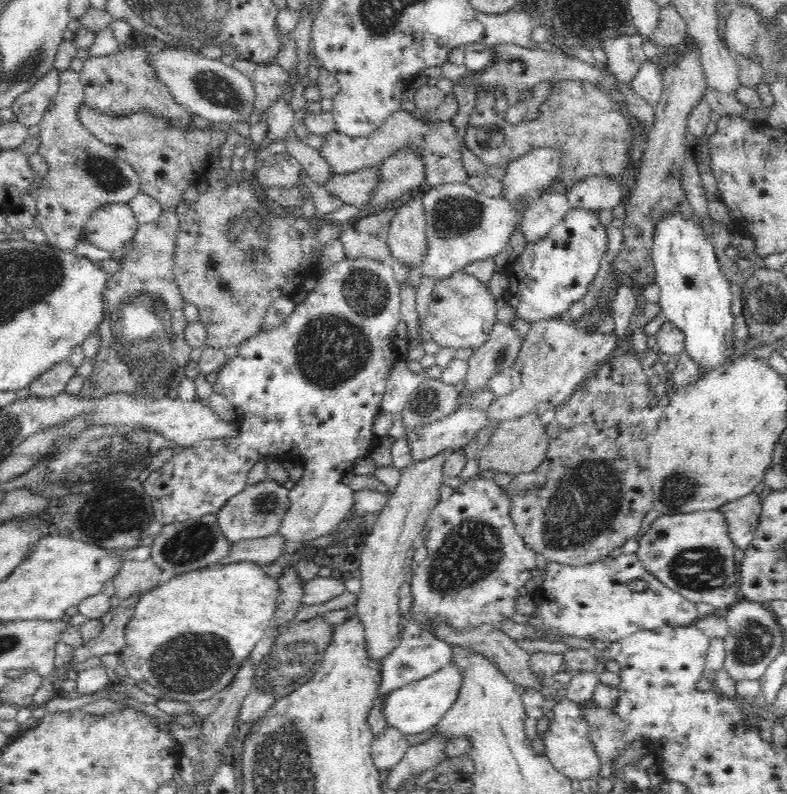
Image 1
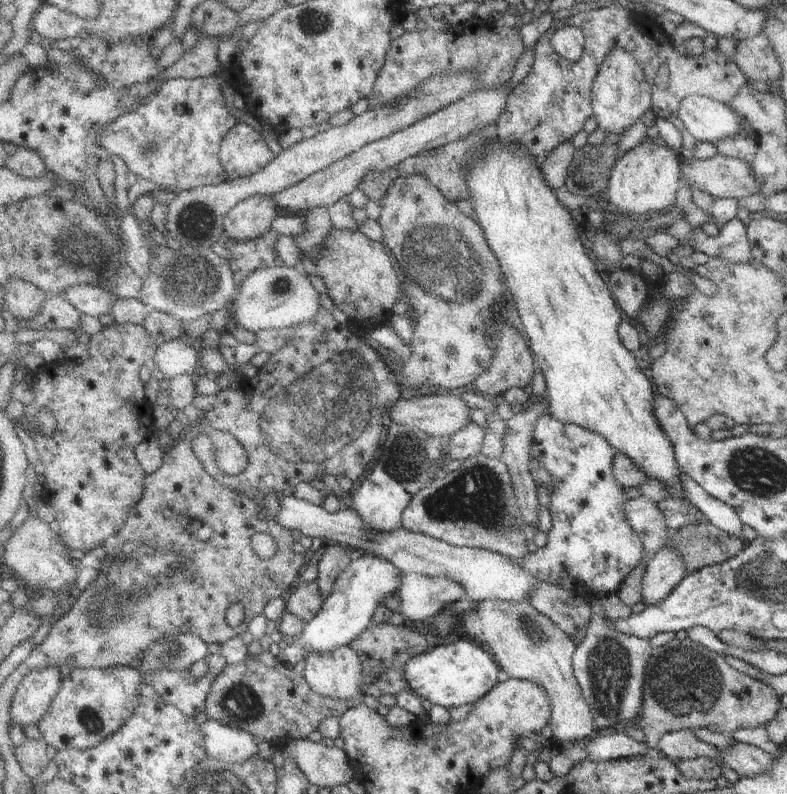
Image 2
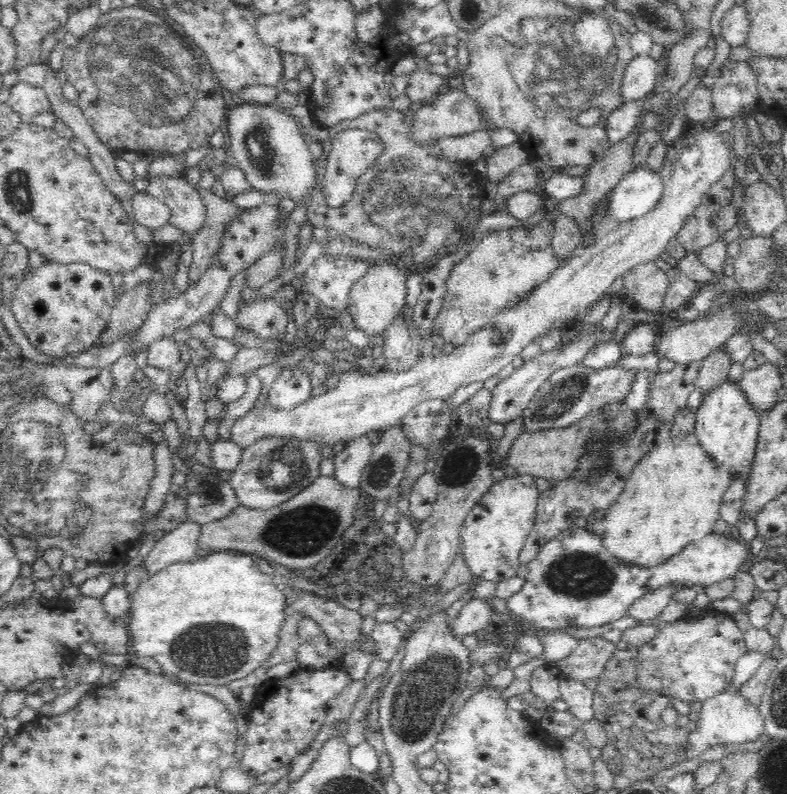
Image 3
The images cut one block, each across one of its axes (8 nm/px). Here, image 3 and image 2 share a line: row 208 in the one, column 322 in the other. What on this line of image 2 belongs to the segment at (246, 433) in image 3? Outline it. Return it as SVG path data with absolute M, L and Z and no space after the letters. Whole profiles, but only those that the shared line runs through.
M344 645L329 653L316 651L306 660L304 676L322 696L348 700L363 696L365 676L360 653Z

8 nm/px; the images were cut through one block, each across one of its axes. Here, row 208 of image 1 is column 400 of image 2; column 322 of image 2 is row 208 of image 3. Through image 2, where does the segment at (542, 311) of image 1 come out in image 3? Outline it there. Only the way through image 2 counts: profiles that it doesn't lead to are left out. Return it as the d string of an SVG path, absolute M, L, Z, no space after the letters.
M648 168L631 170L608 197L611 224L638 218L652 210L664 196L663 175Z

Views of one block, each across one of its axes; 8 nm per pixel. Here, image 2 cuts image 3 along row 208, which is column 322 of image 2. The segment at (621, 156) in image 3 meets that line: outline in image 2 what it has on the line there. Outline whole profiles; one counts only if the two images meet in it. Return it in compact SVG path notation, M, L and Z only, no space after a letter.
M336 543L323 550L323 559L319 564L320 576L318 584L322 587L324 598L332 596L335 584L342 573L352 564L357 553L348 545Z

